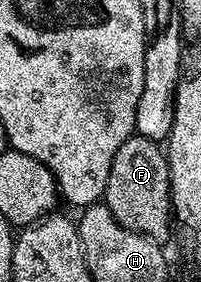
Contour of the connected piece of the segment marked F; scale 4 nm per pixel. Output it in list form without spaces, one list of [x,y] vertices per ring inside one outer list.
[[[135,135],[120,143],[120,151],[116,151],[116,159],[112,159],[112,167],[108,171],[104,204],[124,227],[143,233],[145,237],[162,239],[170,229],[170,221],[172,225],[172,206],[170,165],[159,142]]]

